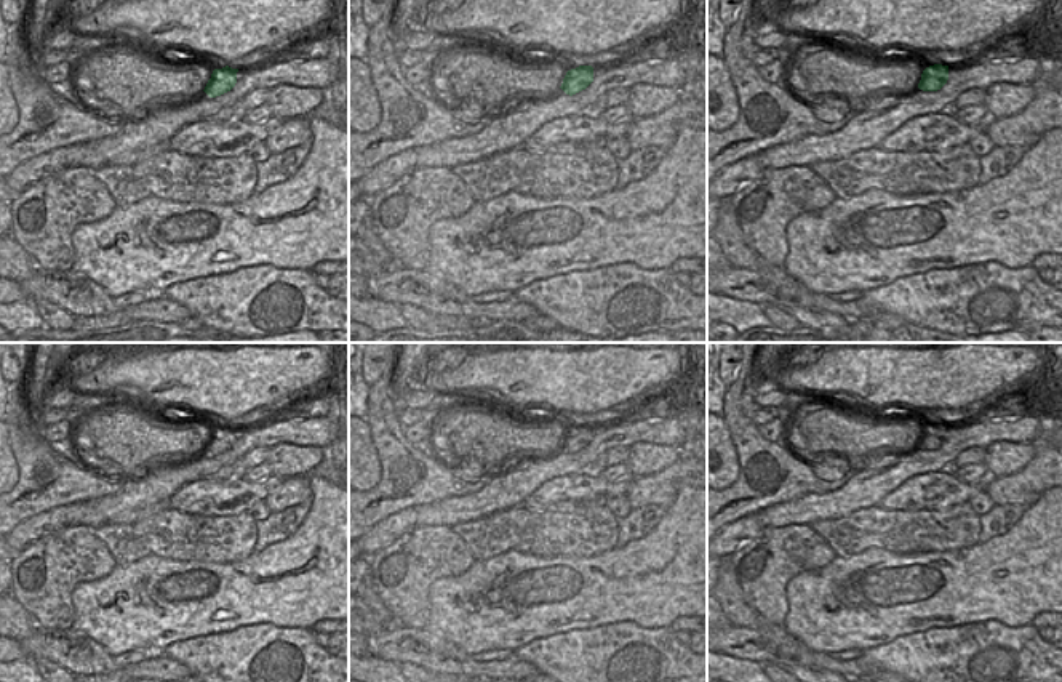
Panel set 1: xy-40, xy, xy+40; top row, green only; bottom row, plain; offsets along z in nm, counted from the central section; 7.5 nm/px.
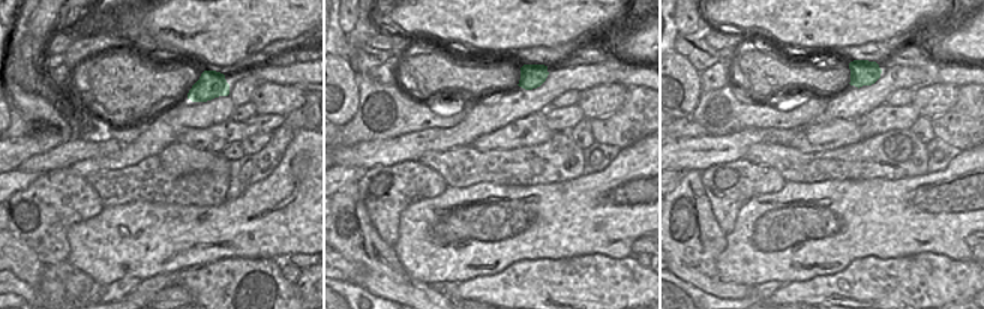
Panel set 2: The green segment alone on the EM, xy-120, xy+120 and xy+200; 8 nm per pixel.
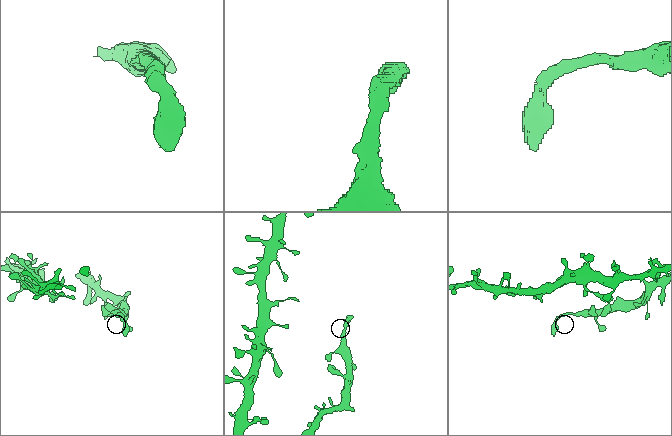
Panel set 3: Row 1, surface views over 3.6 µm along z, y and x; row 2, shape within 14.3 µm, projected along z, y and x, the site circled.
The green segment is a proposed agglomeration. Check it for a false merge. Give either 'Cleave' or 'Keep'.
Keep

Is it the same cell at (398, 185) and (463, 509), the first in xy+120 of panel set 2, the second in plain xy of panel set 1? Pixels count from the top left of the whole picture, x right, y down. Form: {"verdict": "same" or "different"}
{"verdict": "different"}

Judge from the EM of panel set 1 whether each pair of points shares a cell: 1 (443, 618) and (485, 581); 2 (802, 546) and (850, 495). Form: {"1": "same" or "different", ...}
{"1": "same", "2": "different"}

